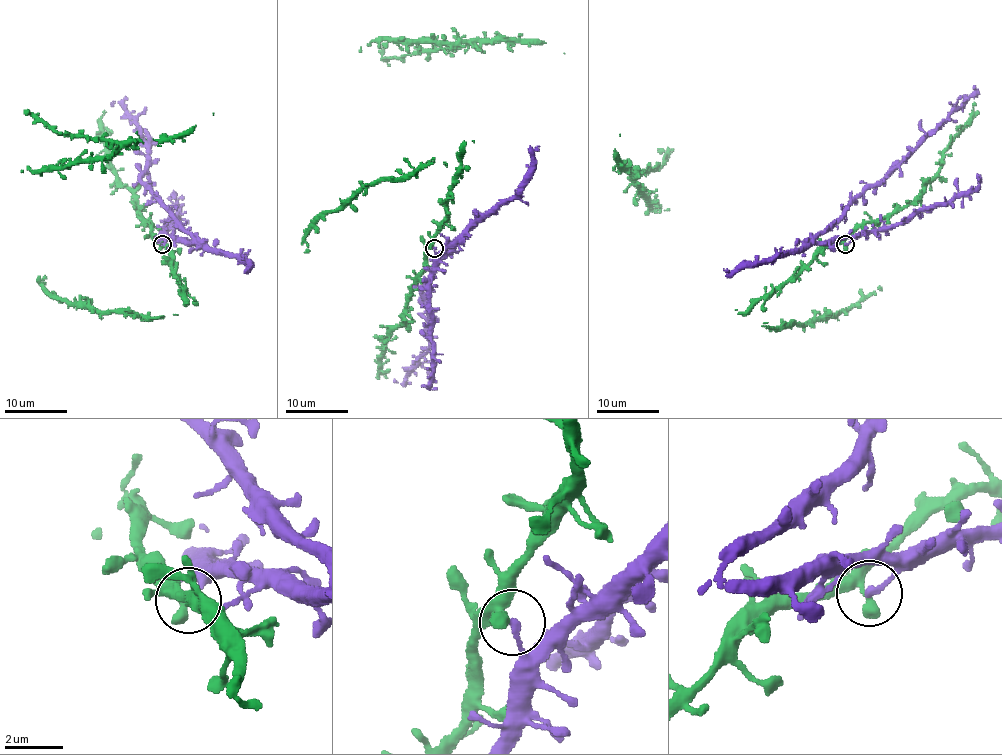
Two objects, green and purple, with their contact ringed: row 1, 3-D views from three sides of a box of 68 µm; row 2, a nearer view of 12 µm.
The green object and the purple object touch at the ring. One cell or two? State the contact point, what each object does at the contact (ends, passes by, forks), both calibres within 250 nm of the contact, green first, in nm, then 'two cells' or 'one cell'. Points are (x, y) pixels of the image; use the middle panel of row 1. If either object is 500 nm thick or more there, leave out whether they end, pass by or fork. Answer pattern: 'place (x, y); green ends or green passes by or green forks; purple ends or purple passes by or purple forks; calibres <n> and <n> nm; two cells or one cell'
place (434, 248); green ends; purple ends; calibres 400 and 220 nm; one cell

